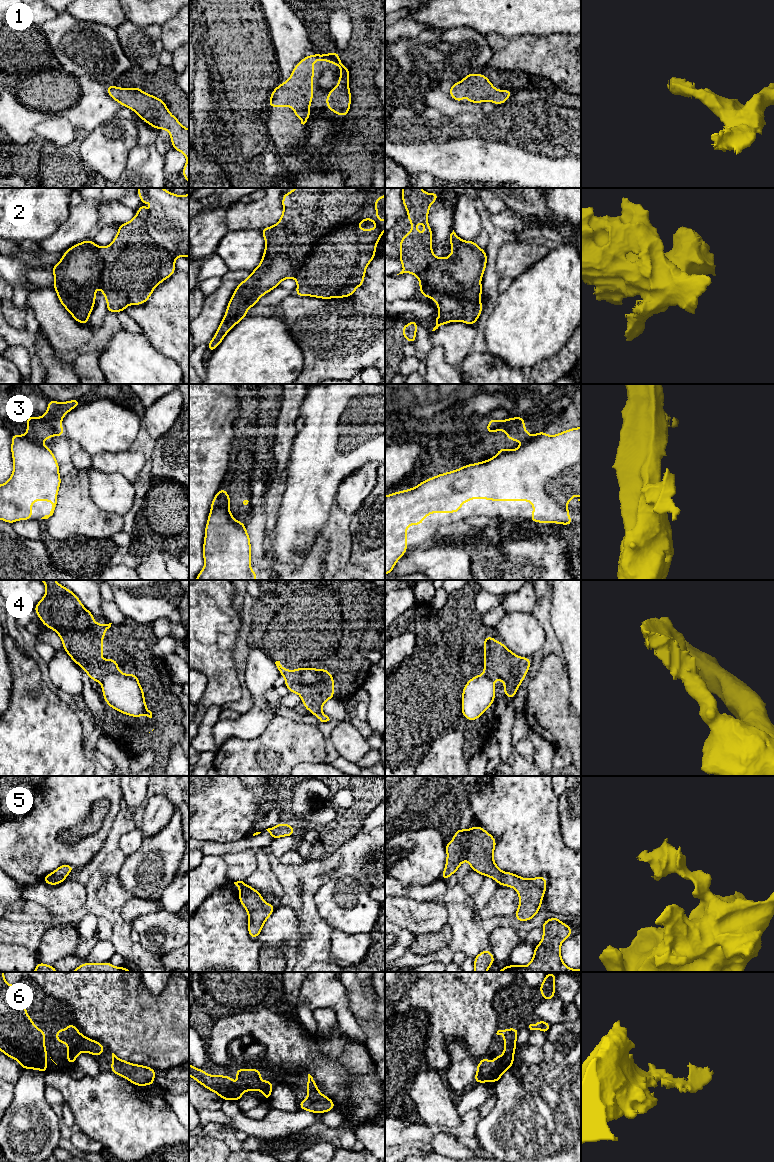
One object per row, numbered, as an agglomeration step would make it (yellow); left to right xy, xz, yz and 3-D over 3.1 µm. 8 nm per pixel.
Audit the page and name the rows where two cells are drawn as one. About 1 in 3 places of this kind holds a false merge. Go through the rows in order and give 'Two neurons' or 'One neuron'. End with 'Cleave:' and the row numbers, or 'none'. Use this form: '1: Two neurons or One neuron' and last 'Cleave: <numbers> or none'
1: One neuron
2: One neuron
3: Two neurons
4: Two neurons
5: One neuron
6: One neuron
Cleave: 3, 4

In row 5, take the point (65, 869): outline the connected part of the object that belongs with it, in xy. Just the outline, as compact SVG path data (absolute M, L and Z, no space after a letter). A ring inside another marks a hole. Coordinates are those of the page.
M68 864L60 865L54 872L47 874L42 881L48 885L58 885L66 880L66 876L75 868Z

